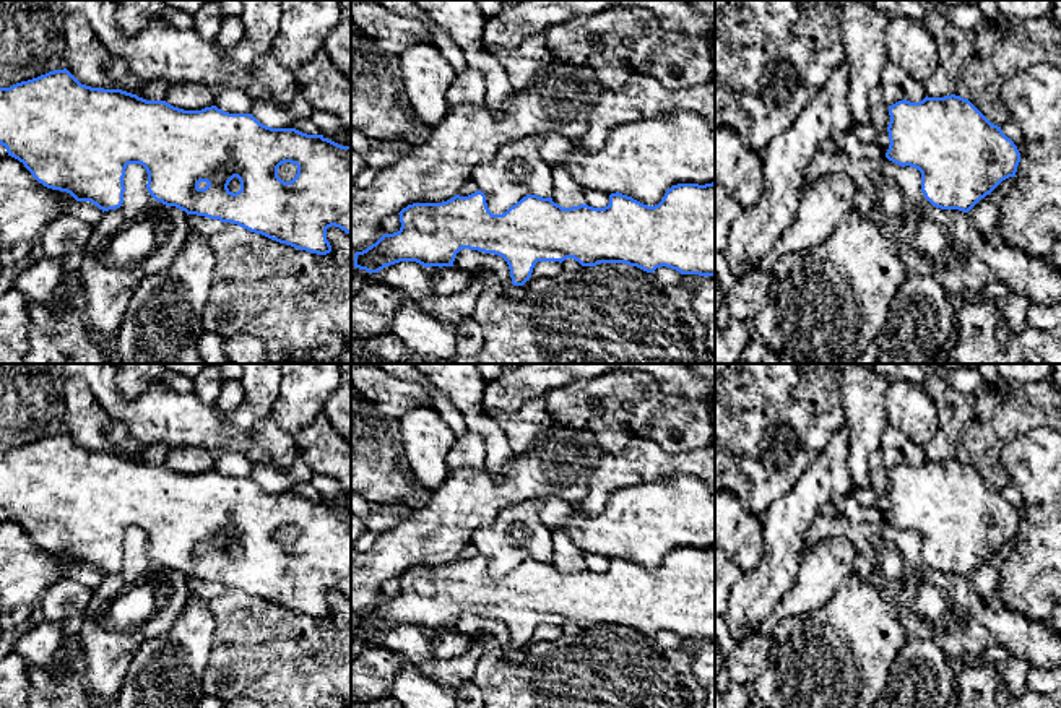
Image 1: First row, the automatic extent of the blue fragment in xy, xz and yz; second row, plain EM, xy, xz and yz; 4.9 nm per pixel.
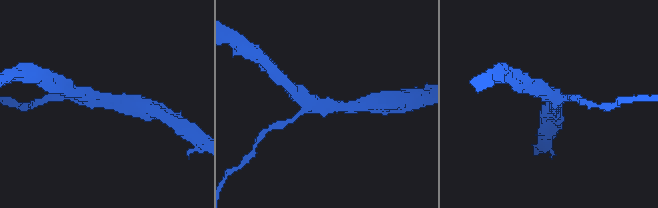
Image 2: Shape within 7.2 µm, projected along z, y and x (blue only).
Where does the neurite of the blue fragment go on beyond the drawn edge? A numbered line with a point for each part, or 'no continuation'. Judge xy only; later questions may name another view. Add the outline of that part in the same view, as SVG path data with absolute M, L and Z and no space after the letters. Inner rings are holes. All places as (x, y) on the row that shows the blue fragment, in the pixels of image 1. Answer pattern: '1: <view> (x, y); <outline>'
no continuation

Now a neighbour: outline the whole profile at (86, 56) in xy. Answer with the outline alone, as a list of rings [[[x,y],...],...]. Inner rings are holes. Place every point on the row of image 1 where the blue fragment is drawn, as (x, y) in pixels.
[[[67,13],[63,21],[67,70],[91,88],[119,89],[106,73],[110,52],[83,15]]]

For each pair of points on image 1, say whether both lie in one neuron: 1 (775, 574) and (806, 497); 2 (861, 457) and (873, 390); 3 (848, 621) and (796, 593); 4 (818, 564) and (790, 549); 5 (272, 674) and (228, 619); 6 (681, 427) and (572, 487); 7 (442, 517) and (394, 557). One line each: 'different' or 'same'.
1: same
2: same
3: different
4: different
5: same
6: different
7: same

